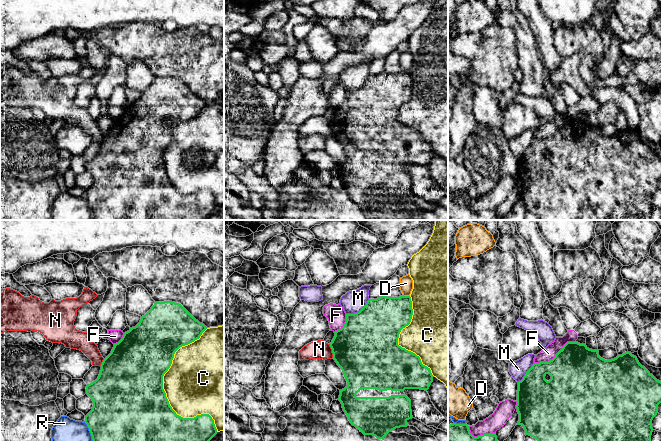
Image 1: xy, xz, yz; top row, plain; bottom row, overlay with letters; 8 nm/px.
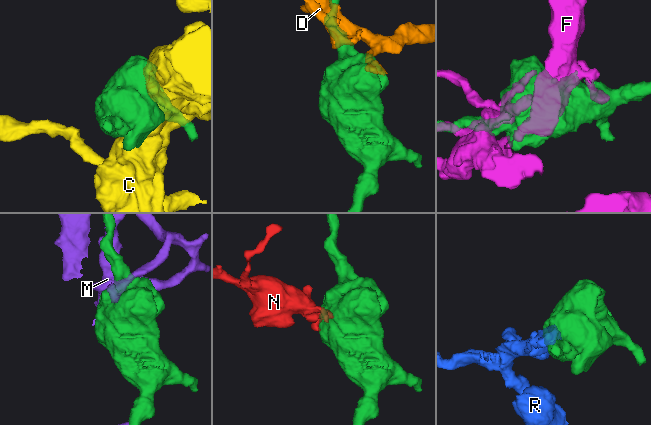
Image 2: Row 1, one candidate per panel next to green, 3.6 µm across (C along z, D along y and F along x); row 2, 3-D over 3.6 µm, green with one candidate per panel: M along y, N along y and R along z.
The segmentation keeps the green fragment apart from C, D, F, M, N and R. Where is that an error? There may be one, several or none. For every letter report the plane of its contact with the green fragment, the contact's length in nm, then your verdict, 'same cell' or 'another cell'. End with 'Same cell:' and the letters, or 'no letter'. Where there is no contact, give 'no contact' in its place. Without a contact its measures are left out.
C: xy | 850 nm | another cell
D: xz | 60 nm | another cell
F: yz | 380 nm | another cell
M: xz | 220 nm | another cell
N: xz | 120 nm | another cell
R: xy | 200 nm | another cell
Same cell: no letter

